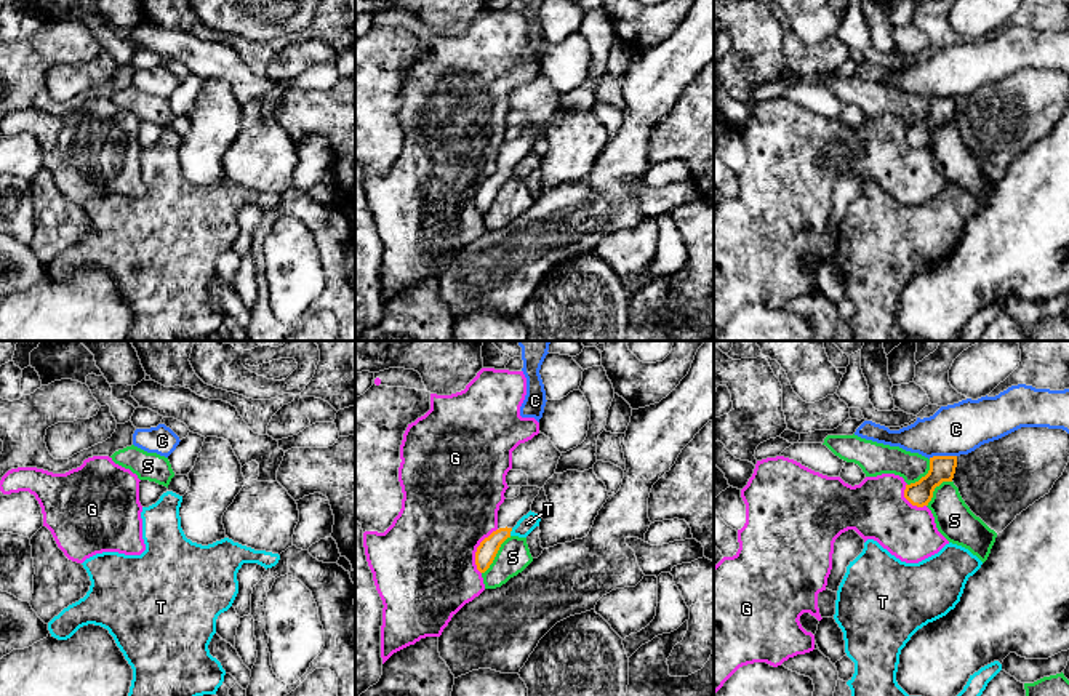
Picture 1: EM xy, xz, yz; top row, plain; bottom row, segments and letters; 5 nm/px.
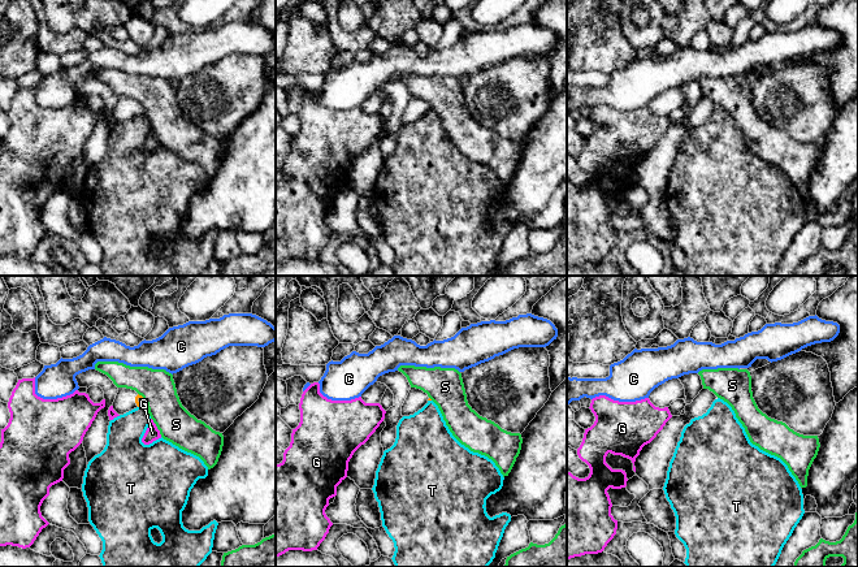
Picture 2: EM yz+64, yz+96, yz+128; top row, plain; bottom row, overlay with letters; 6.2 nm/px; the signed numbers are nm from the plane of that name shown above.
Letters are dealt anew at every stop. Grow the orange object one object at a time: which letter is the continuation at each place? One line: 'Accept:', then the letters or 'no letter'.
Accept: no letter

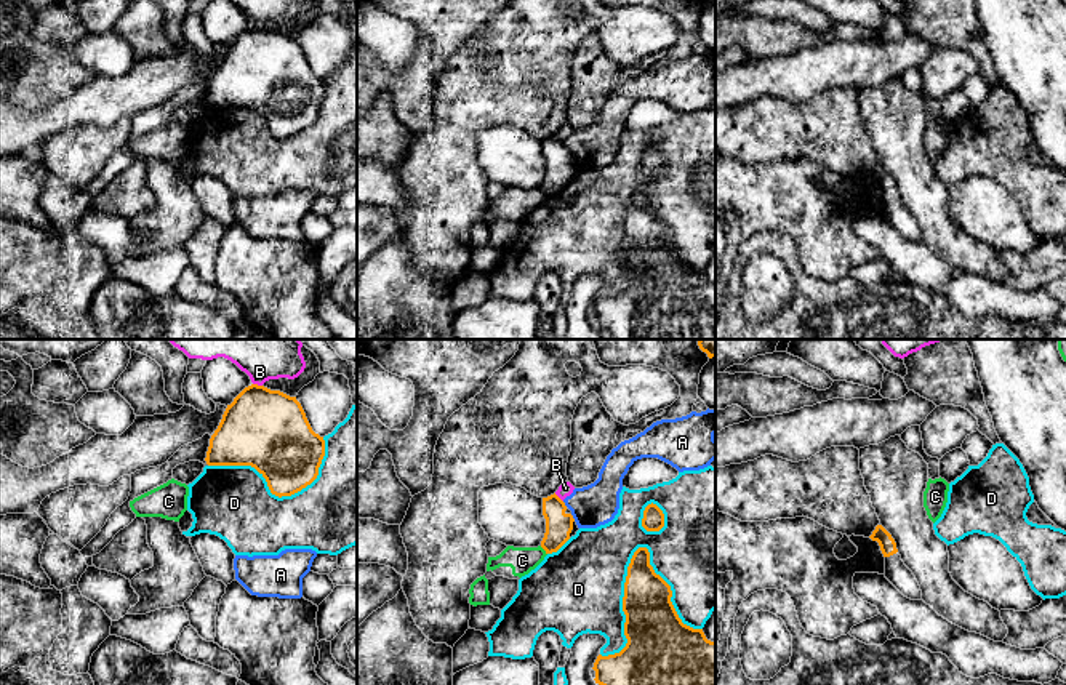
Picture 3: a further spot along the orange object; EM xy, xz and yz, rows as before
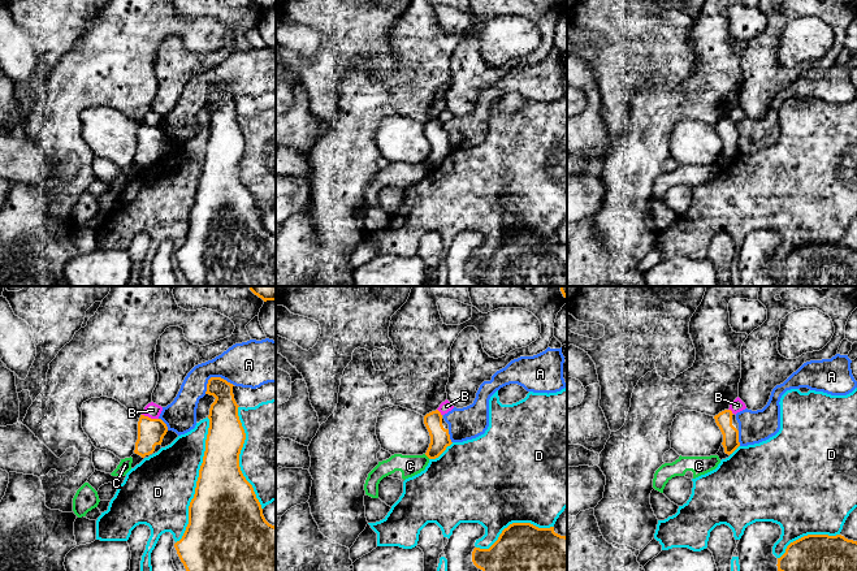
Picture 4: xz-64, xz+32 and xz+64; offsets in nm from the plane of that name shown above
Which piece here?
Accept: no letter

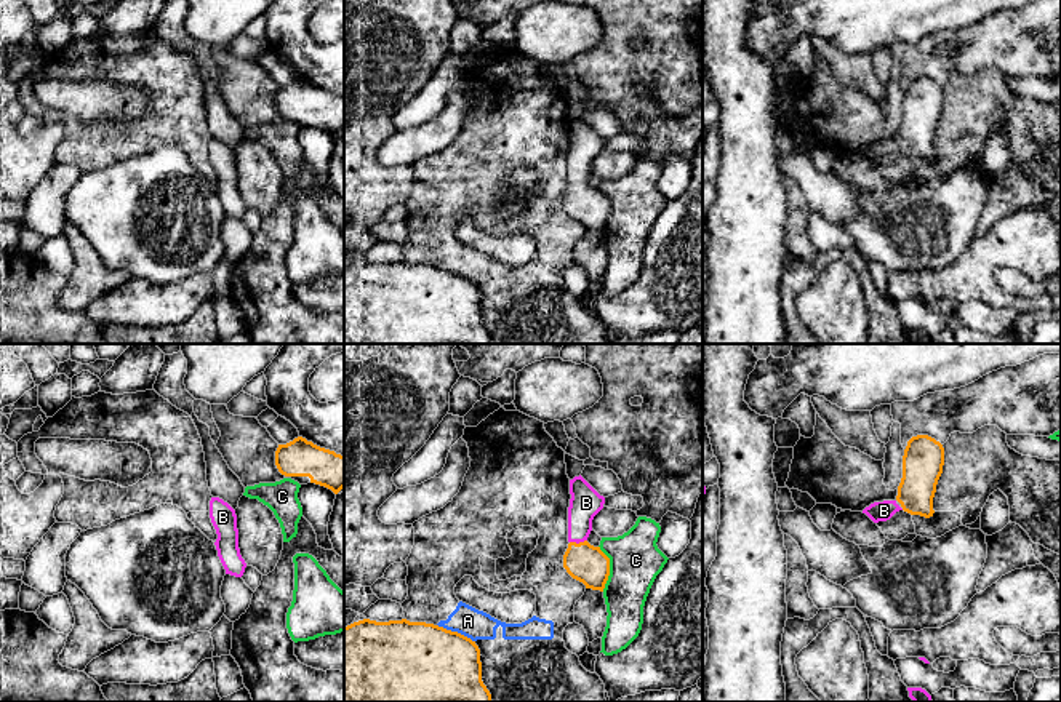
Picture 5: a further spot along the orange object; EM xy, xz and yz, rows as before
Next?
Accept: B

